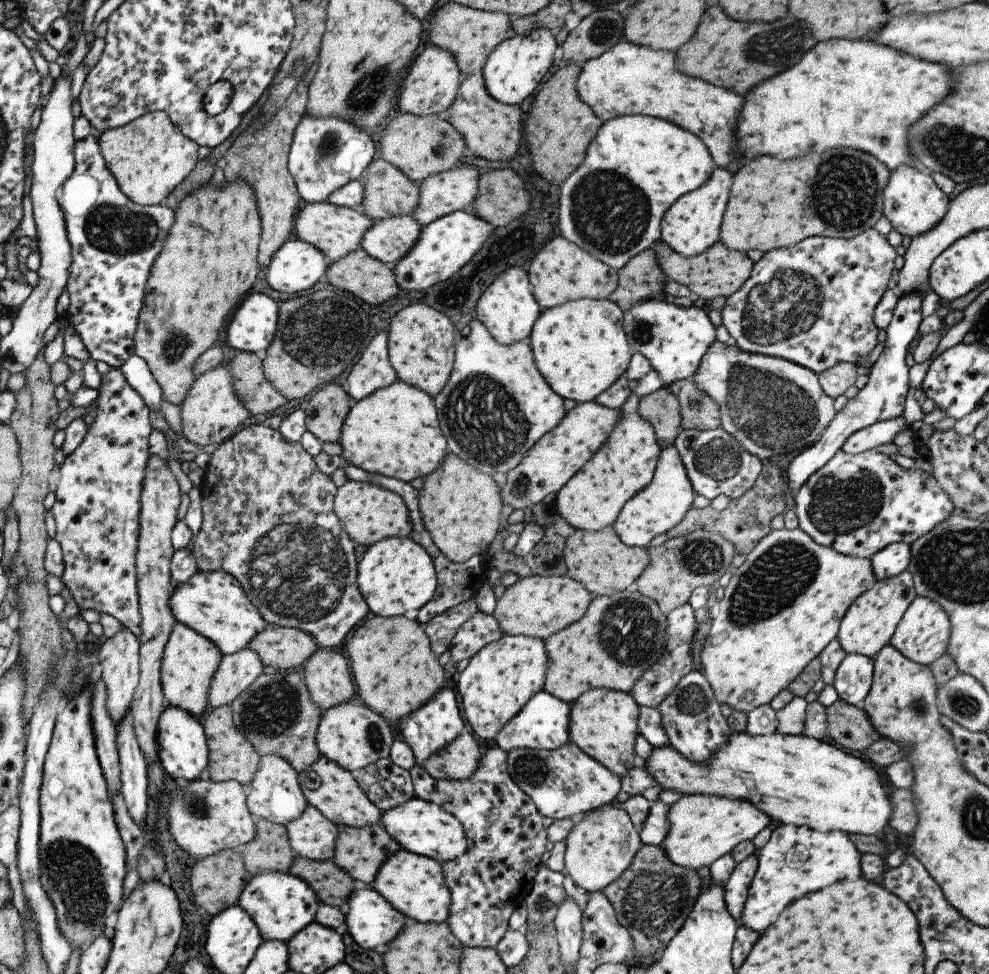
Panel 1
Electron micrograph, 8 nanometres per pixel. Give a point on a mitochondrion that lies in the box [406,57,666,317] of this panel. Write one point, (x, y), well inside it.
(609, 212)

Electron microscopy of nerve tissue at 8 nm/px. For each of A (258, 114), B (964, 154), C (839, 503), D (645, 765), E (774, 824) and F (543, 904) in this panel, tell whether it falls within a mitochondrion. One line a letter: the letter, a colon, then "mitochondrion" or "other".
A: other
B: mitochondrion
C: mitochondrion
D: other
E: other
F: mitochondrion

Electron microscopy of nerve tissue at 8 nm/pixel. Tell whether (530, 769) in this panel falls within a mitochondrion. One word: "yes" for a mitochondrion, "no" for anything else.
yes

